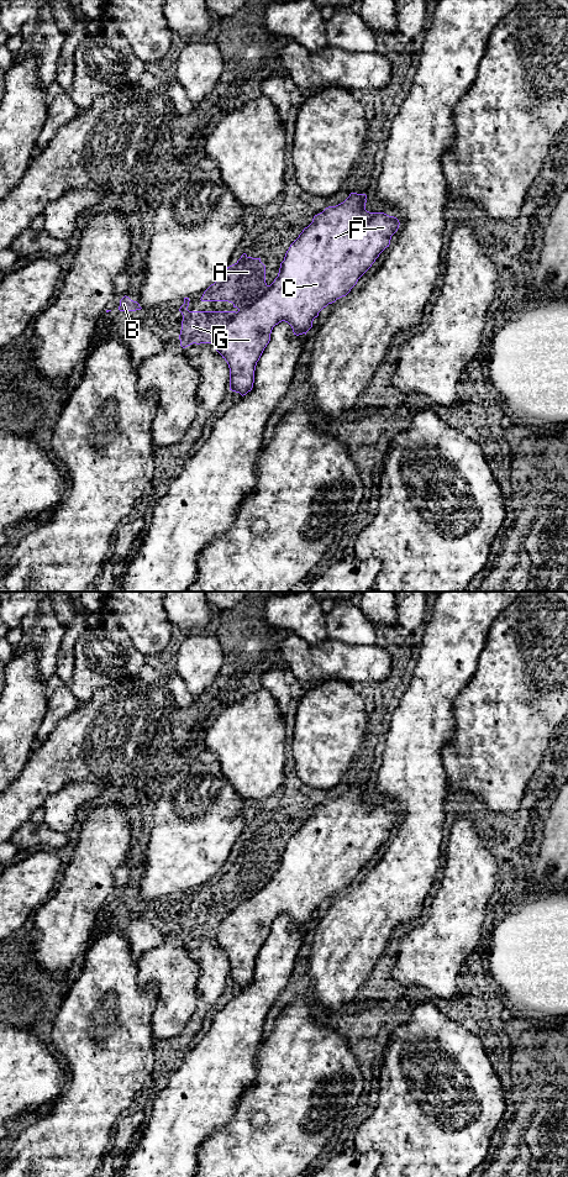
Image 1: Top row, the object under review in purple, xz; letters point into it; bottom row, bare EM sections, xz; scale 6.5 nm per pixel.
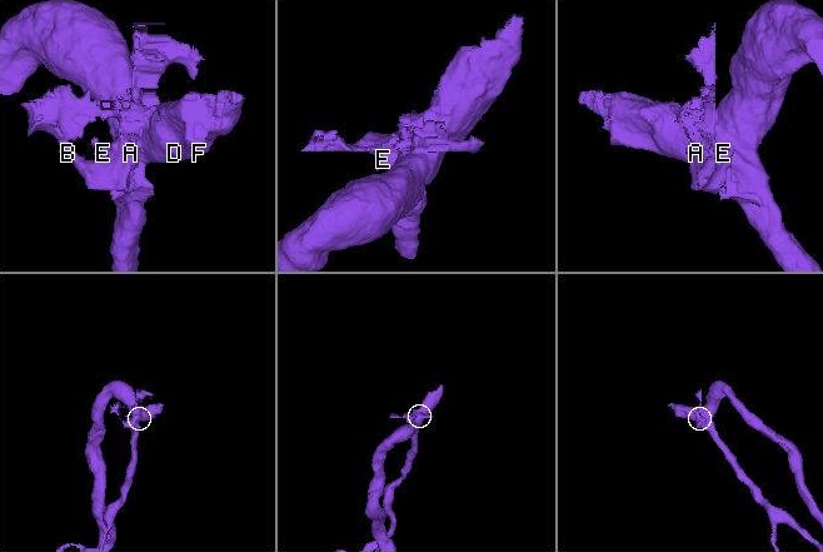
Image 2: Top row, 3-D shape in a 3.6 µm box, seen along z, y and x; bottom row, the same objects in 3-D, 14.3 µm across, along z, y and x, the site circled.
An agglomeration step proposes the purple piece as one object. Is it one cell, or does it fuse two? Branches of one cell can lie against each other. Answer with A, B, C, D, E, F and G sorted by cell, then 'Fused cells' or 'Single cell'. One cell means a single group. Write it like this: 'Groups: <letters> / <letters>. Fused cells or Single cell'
Groups: A B C D E F G. Single cell

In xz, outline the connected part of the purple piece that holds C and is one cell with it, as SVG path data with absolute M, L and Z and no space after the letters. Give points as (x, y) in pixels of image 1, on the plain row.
M351 785L349 789L336 799L328 799L314 809L312 815L303 823L299 830L290 837L280 856L278 869L268 878L265 876L265 858L261 851L248 850L246 846L219 869L203 887L201 894L228 894L238 904L189 904L189 890L179 904L183 908L179 928L183 941L196 936L214 936L216 944L227 955L230 961L230 983L242 989L252 983L254 963L264 941L270 934L270 926L275 918L288 915L294 928L303 928L312 920L312 914L328 897L346 889L357 877L358 872L372 860L379 847L390 837L391 829L399 821L399 813L384 805L369 805L365 803L365 787Z

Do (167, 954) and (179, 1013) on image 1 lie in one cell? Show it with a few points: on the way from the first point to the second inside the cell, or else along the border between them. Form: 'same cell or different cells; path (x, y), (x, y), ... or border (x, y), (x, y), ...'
same cell; path (177, 968), (177, 998)

